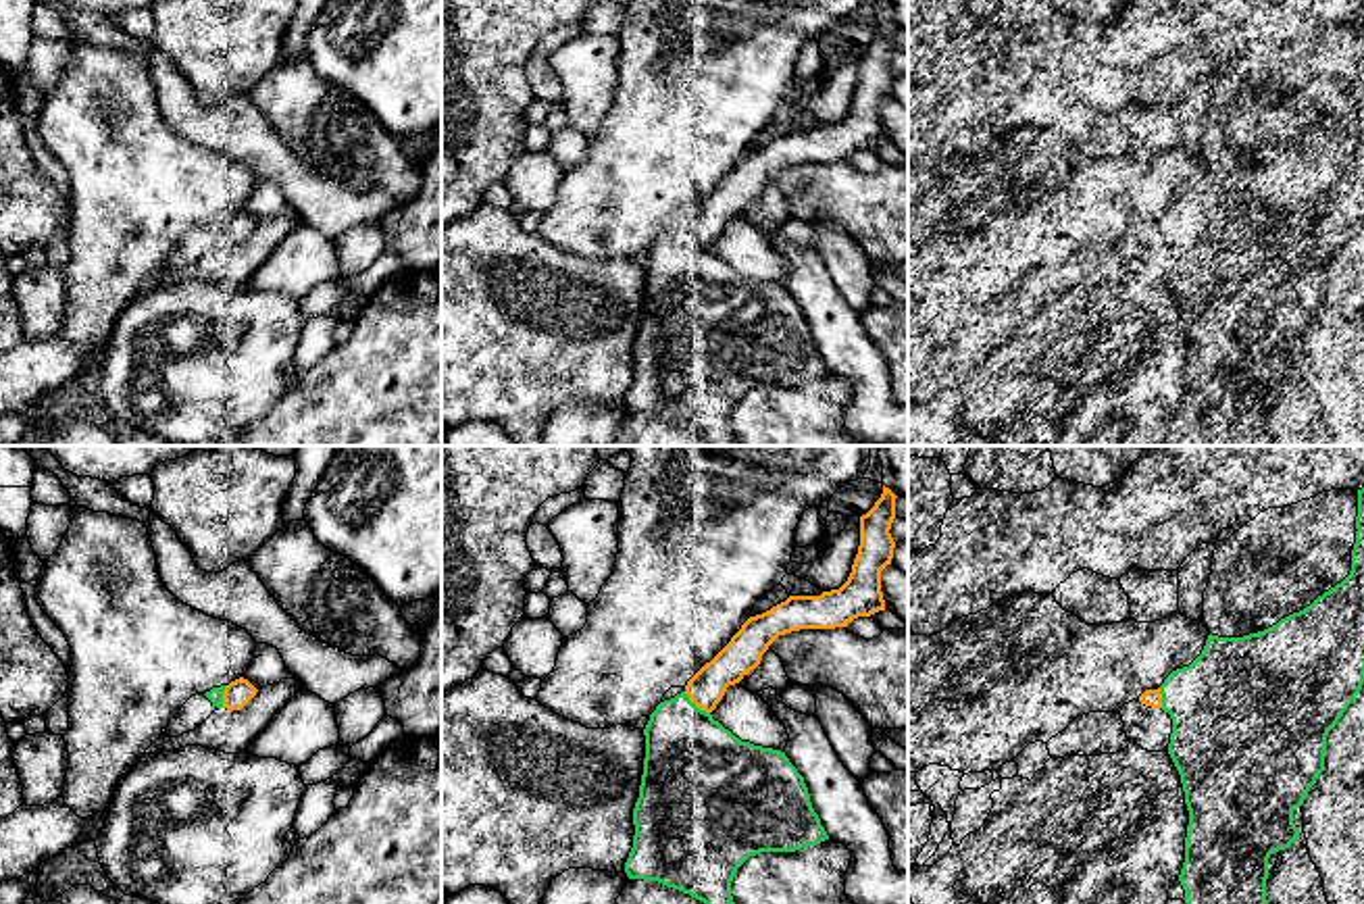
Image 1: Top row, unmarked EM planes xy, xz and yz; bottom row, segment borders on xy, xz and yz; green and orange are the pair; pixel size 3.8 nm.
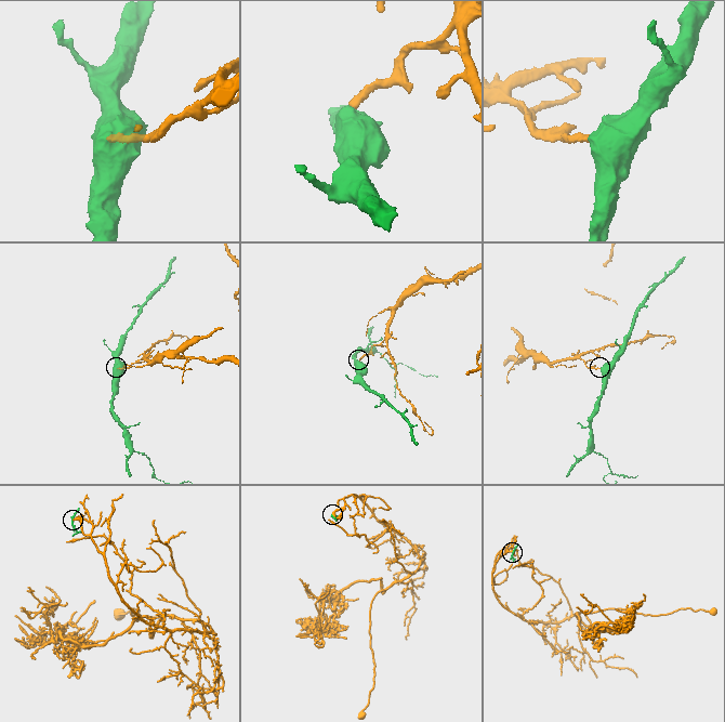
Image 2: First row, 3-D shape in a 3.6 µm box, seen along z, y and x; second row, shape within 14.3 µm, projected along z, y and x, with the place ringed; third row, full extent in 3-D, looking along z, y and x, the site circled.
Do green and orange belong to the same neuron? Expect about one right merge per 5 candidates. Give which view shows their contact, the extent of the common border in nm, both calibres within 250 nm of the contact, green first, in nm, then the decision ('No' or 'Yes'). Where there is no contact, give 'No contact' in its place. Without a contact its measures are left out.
Touches green in xz. Shared border 130 nm. Thickness 400 nm (green) against 140 nm. No

